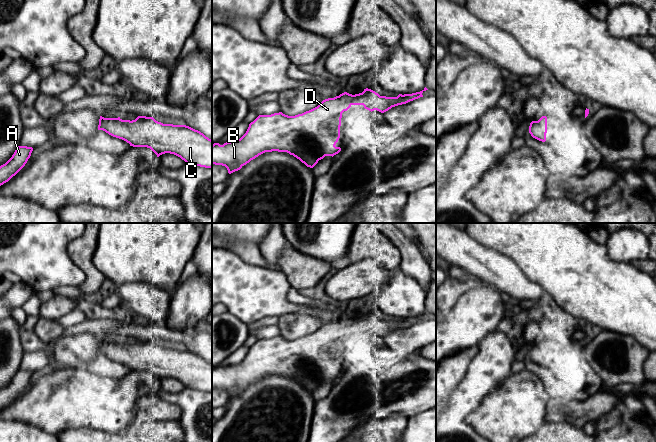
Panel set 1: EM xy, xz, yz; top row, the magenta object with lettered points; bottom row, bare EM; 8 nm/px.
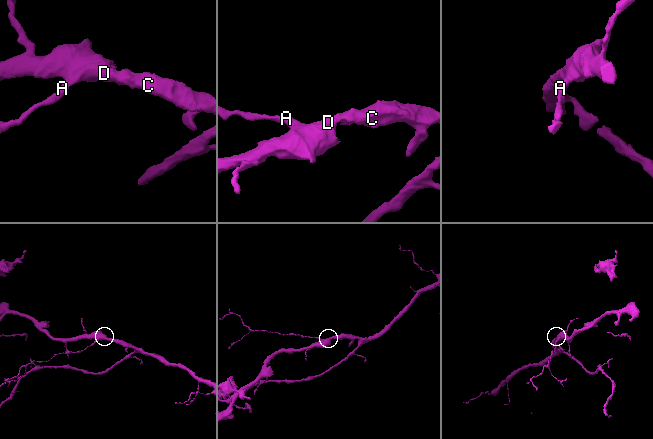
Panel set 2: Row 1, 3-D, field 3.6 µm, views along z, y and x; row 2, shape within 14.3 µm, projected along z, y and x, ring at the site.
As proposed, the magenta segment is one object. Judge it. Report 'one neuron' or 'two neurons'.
one neuron

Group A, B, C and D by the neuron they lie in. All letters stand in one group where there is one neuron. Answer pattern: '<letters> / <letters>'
A B C D

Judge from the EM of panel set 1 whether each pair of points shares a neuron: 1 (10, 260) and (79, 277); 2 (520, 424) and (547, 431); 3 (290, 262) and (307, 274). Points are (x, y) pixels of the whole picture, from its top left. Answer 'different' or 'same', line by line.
1: same
2: different
3: same

